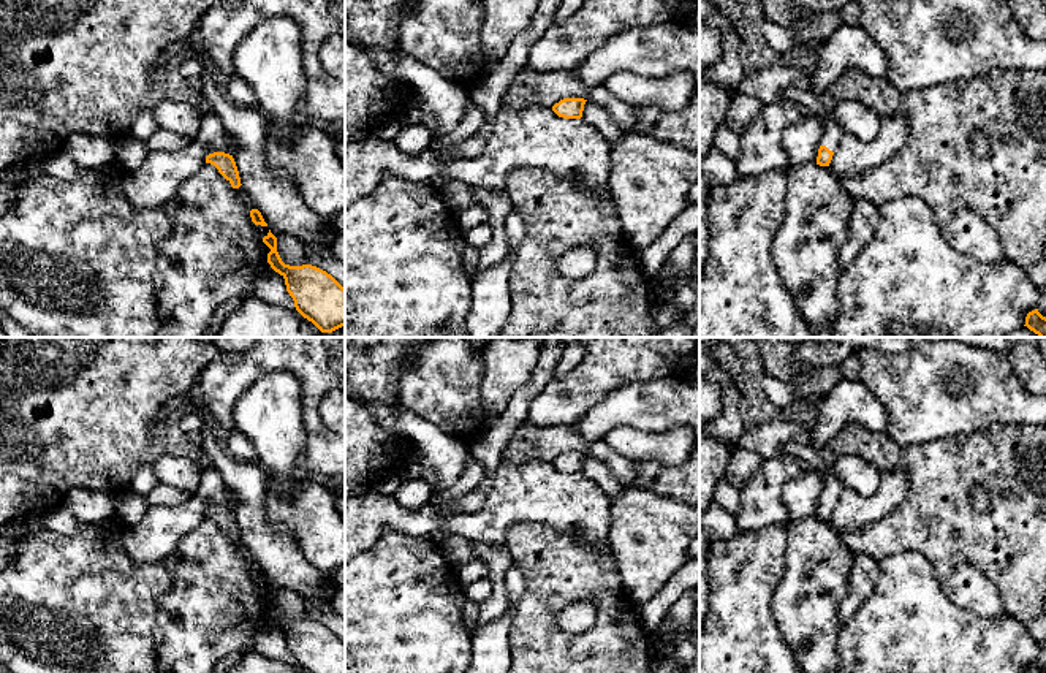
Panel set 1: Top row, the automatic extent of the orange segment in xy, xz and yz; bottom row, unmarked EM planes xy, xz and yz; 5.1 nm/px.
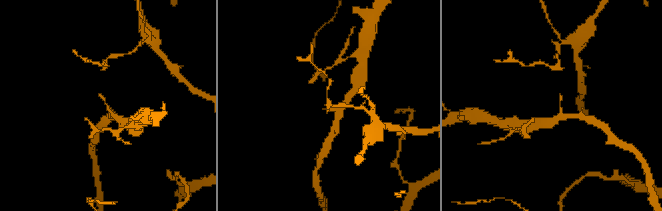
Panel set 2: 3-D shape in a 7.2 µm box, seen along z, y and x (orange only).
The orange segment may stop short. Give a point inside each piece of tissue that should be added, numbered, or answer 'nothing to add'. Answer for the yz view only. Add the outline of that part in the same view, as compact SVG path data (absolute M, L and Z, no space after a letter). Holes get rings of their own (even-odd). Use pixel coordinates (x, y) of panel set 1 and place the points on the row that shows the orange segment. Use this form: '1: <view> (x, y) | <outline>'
1: yz (831, 135) | M832 116L821 119L821 128L823 133L821 133L820 146L826 146L829 150L834 152L843 135L842 128L839 127L839 124Z

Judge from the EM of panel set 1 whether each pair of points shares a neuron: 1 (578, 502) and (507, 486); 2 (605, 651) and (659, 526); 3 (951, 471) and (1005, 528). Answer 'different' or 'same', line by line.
1: same
2: different
3: same

